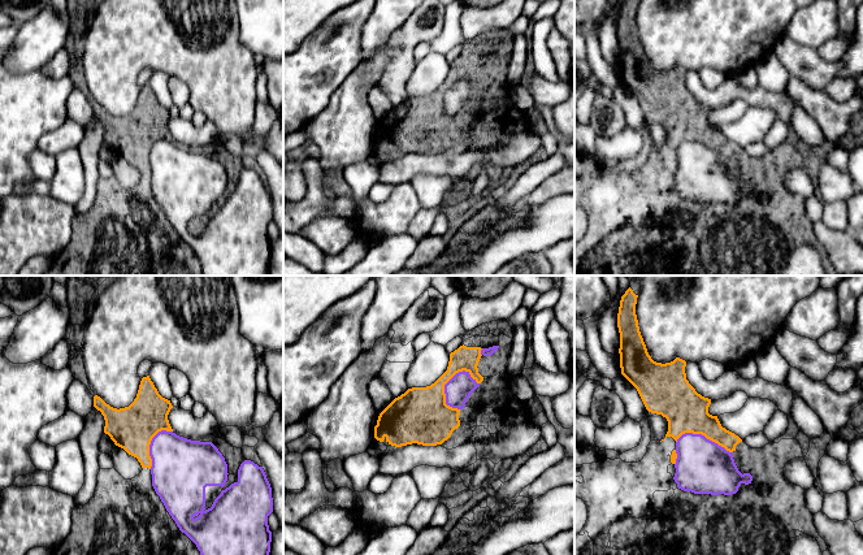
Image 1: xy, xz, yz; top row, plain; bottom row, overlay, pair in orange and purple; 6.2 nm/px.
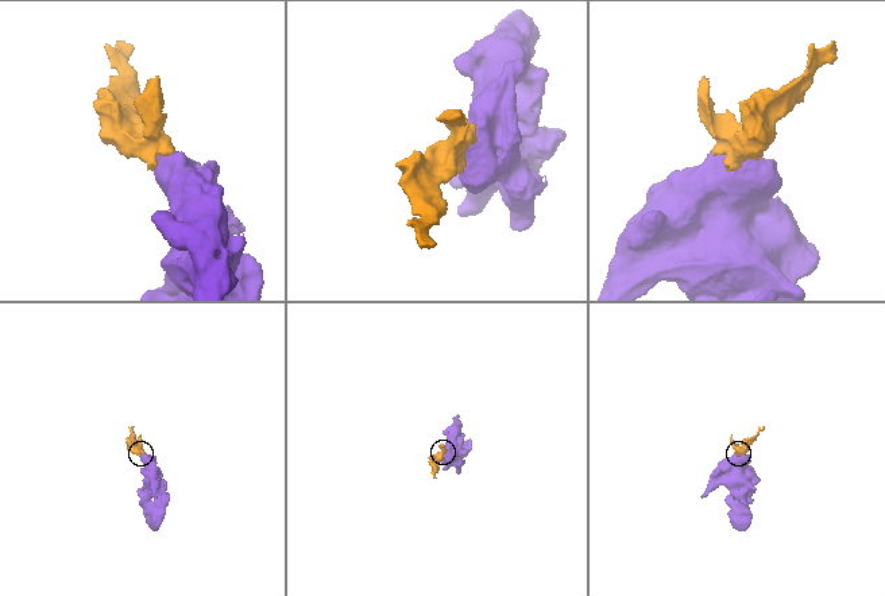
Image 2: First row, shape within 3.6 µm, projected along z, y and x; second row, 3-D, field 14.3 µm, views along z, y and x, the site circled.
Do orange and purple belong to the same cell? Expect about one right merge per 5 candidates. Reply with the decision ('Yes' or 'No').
No

